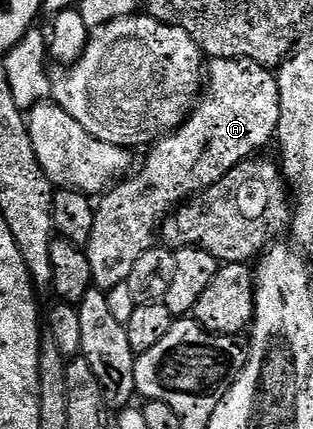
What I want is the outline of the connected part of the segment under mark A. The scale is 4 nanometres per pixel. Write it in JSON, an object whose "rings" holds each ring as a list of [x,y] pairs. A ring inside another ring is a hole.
{"rings":[[[210,59],[204,94],[195,103],[189,119],[175,131],[163,135],[145,152],[146,167],[115,183],[97,200],[92,237],[88,237],[84,248],[88,265],[92,265],[93,286],[99,291],[108,292],[124,283],[128,273],[132,273],[132,265],[136,265],[136,261],[140,261],[140,257],[155,246],[162,220],[183,201],[218,183],[220,177],[227,175],[236,165],[257,156],[261,152],[258,150],[268,146],[277,136],[279,121],[280,89],[278,76],[271,68],[261,67],[256,61],[247,59]]]}

